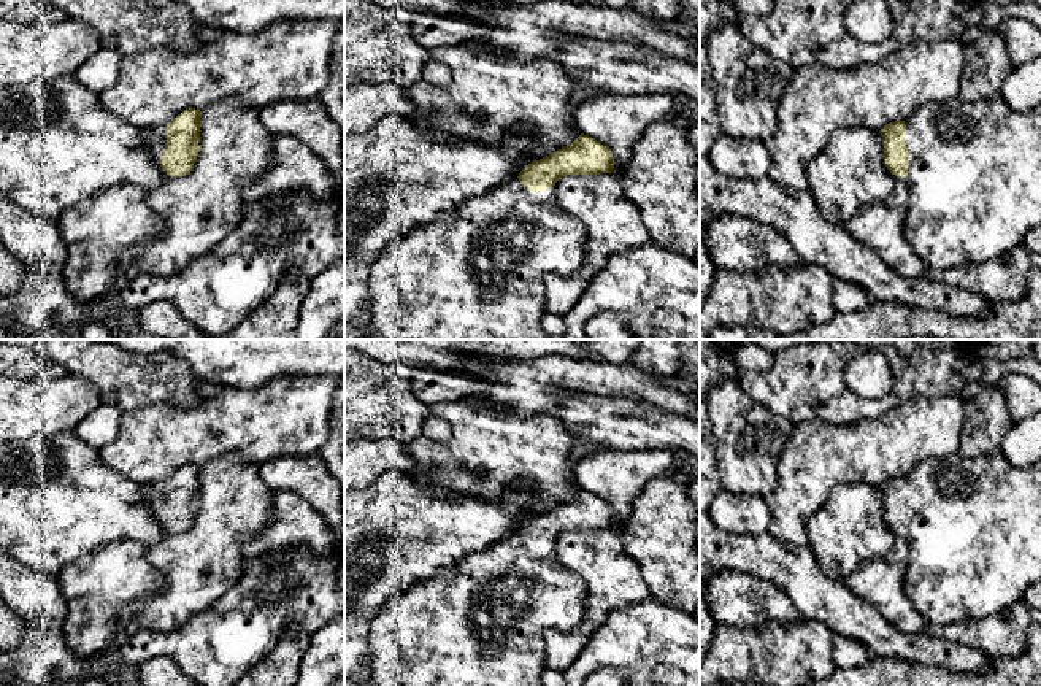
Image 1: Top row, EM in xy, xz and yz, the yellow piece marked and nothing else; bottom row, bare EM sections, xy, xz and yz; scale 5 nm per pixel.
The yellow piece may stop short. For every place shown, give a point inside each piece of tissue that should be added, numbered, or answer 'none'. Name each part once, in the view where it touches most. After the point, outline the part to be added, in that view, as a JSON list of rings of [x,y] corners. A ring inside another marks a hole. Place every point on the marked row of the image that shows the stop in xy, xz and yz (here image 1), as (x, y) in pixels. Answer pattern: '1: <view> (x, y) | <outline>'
1: yz (975, 167) | [[[955,97],[919,106],[906,124],[908,203],[905,235],[912,251],[930,268],[946,270],[965,262],[982,262],[1024,243],[1025,233],[1041,224],[1041,105],[1014,111],[1005,100],[968,102]]]

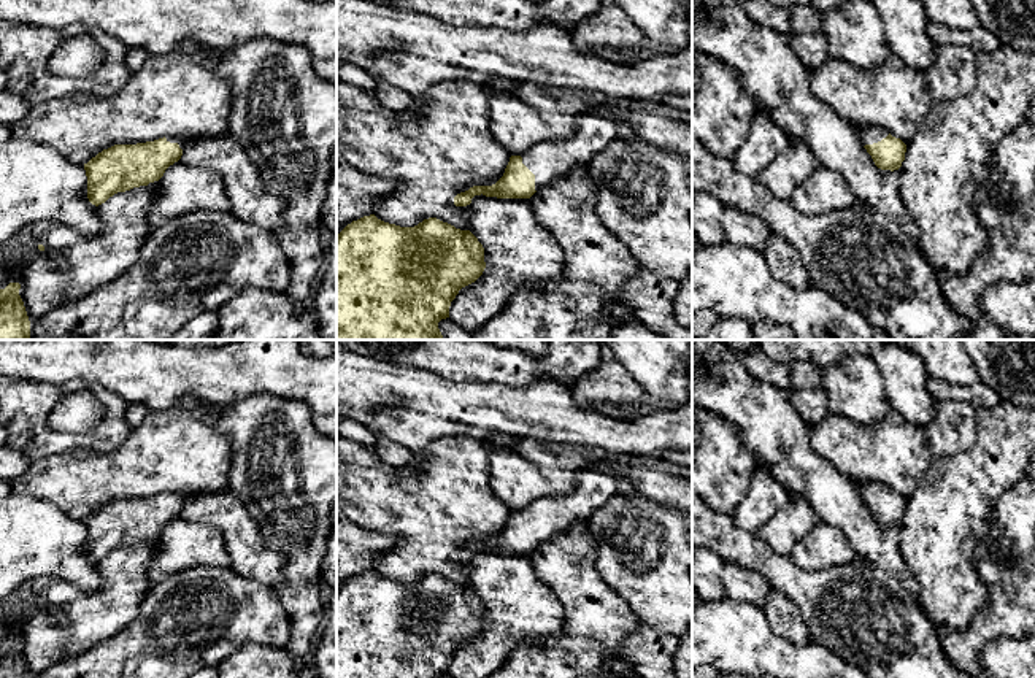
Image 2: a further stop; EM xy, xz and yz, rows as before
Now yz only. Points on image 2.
1: yz (867, 135) | [[[862,127],[862,129],[857,129],[856,132],[864,146],[878,143],[889,135],[889,132],[881,127]]]

